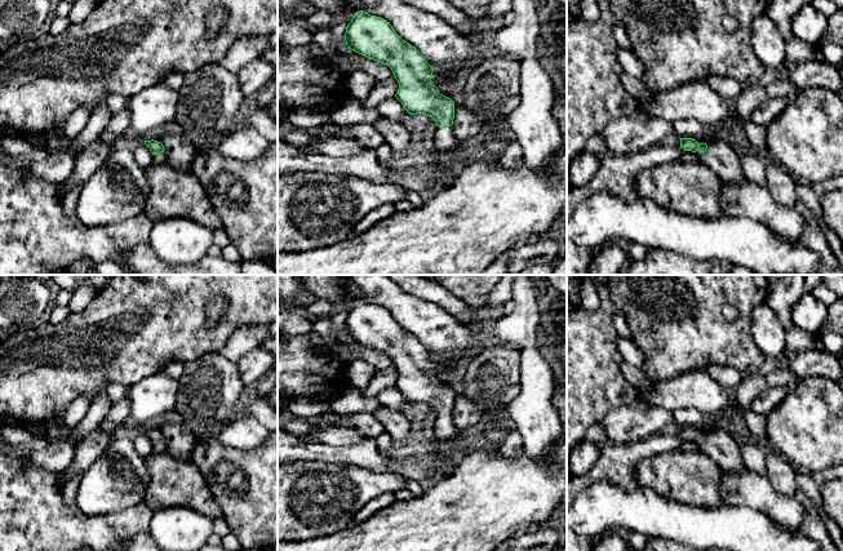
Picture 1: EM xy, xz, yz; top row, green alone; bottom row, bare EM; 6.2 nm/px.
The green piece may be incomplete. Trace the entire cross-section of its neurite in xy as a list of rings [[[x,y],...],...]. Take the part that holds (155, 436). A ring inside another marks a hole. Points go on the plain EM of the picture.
[[[161,428],[145,430],[145,434],[152,441],[152,446],[154,446],[152,453],[155,453],[155,454],[167,453],[167,441],[161,432]]]

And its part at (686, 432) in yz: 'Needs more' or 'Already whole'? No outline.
Needs more

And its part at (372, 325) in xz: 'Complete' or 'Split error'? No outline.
Split error

